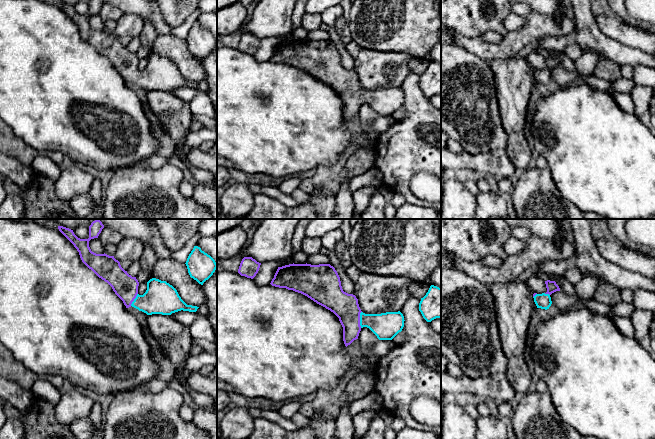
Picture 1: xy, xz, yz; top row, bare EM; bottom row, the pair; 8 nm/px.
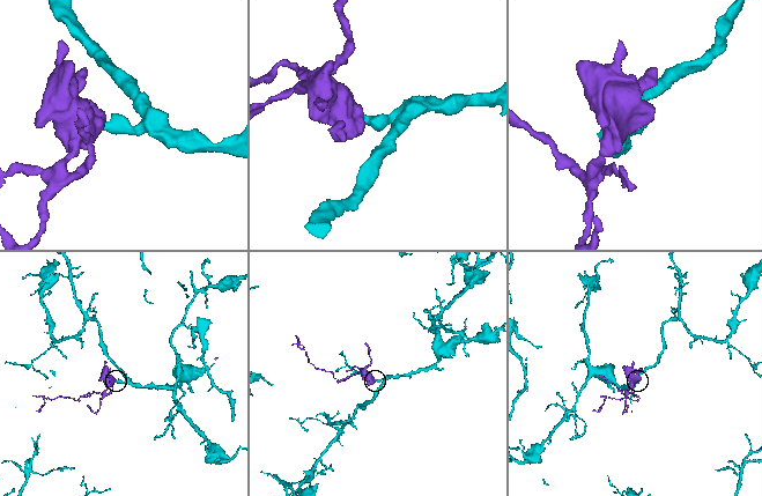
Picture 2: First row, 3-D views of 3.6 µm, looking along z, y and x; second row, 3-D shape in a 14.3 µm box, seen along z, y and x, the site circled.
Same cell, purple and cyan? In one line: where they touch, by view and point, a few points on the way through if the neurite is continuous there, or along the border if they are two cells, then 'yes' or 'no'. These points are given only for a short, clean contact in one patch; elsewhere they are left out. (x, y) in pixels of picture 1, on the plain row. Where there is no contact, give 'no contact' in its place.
xz (359, 95) | across xz (345, 82), (359, 95), (373, 97), (385, 102) | yes

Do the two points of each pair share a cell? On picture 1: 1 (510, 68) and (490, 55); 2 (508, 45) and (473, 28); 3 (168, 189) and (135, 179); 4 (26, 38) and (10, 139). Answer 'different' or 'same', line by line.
1: different
2: different
3: same
4: different

